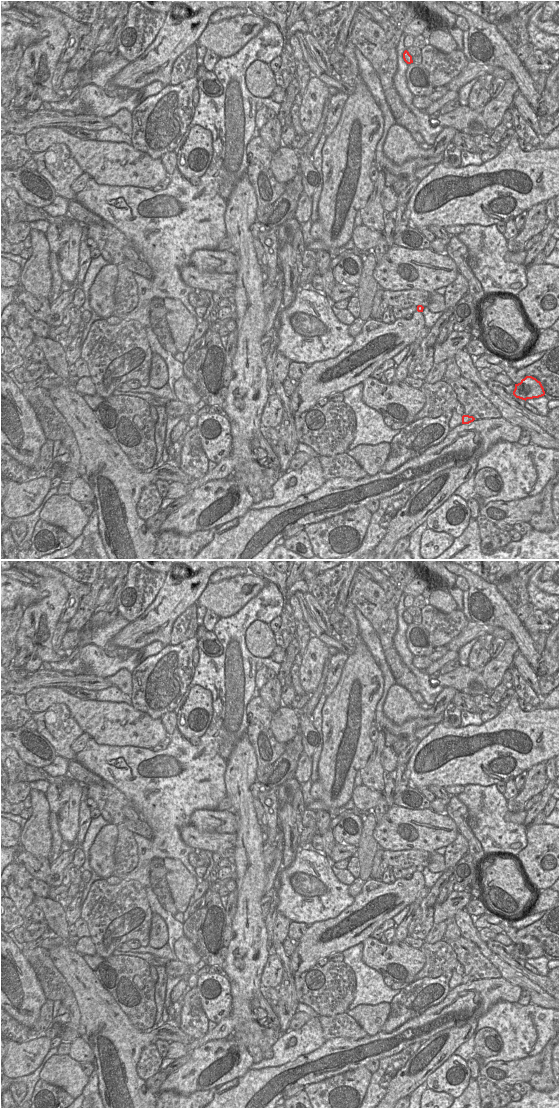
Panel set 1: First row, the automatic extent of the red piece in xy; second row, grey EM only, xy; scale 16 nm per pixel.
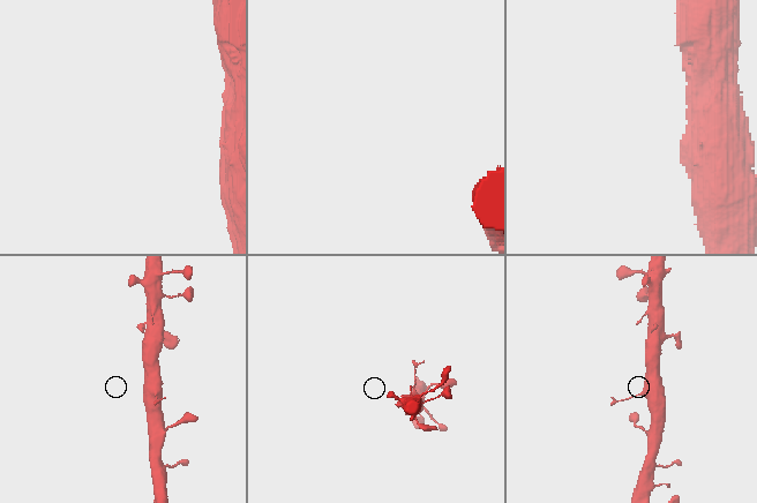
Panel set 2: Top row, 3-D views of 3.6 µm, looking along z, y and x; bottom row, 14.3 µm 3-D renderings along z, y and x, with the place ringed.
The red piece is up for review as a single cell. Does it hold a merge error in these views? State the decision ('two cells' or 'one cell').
two cells

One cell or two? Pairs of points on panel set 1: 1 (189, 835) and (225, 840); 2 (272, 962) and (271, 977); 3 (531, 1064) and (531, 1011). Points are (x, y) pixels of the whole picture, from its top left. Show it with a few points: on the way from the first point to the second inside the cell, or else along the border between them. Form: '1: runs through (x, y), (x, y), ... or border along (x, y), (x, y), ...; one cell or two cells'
1: runs through (198, 840), (216, 840); one cell
2: runs through (272, 966), (272, 973); one cell
3: border along (548, 1040), (546, 1045), (536, 1054), (508, 1061); two cells

